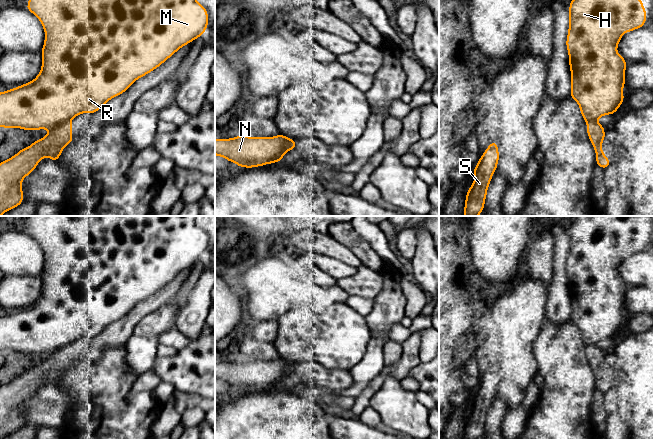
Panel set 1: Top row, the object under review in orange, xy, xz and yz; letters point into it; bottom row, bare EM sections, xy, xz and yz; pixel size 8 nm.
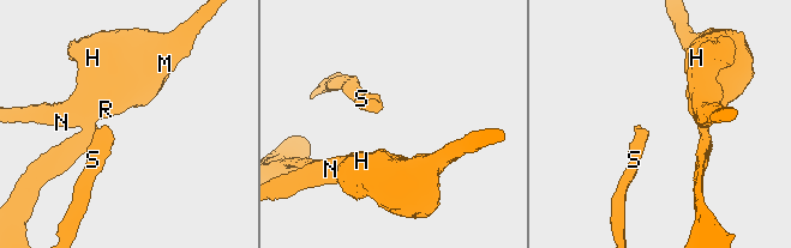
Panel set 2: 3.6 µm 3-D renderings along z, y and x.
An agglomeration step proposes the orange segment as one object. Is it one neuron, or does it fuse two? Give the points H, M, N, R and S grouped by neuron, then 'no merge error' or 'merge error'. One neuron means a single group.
groups H M N R / S; merge error

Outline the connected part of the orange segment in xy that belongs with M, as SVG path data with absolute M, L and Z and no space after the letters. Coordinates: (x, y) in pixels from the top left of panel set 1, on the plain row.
M31 216L26 233L40 244L44 252L45 264L41 274L42 291L34 304L17 312L0 316L0 351L7 353L21 352L28 355L52 353L82 337L97 336L110 323L123 318L137 303L161 290L181 271L202 260L208 251L208 236L196 224L195 216L44 216L40 221L38 216Z

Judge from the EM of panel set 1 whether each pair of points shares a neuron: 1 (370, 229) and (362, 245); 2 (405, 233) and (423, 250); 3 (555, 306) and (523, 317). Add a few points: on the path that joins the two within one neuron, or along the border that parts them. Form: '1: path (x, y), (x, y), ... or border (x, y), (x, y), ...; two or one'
1: border (351, 226), (381, 257); two
2: border (414, 226), (416, 249), (414, 256), (410, 260); two
3: border (548, 288), (545, 315); two

